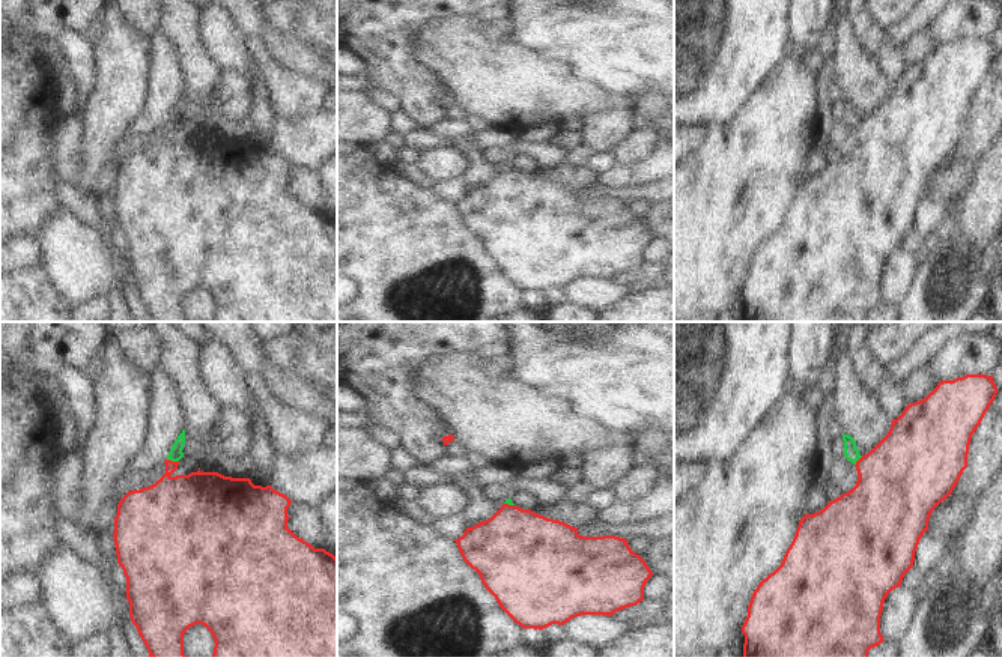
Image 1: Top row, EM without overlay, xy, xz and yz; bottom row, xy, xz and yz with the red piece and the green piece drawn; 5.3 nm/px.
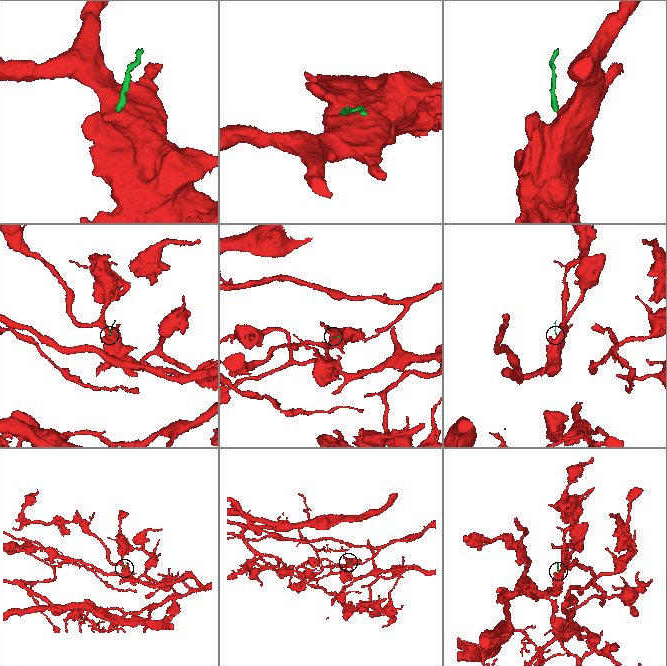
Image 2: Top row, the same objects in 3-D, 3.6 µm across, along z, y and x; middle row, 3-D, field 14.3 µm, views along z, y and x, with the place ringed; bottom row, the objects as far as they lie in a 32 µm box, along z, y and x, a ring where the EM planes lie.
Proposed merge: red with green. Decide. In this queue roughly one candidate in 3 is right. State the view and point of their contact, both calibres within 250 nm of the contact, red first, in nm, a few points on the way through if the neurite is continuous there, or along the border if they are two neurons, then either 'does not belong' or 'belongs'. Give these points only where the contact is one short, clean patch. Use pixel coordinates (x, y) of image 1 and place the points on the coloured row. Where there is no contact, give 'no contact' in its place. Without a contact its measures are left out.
xy (173, 462) | 360/70 nm | along xy (167, 459), (178, 462) | does not belong

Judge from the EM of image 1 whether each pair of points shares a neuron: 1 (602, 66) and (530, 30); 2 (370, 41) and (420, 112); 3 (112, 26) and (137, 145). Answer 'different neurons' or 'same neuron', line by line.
1: same neuron
2: same neuron
3: different neurons

